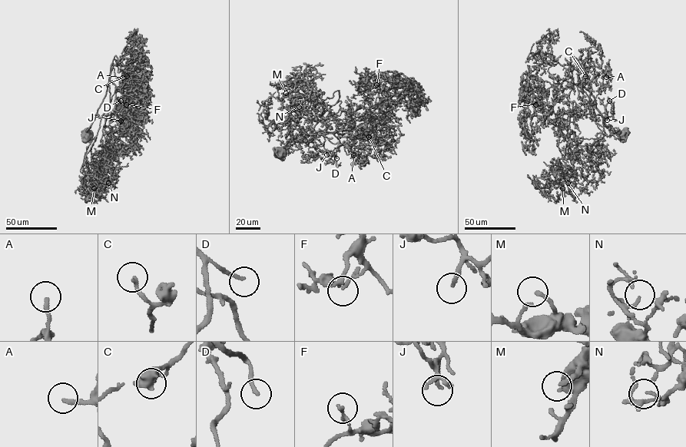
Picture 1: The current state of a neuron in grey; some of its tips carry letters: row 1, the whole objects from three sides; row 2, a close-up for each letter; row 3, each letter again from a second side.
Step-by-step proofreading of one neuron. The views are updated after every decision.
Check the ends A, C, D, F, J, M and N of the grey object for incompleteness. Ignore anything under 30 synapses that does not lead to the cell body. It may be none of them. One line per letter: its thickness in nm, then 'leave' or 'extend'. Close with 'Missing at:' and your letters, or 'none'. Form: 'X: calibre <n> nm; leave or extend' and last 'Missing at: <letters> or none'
A: calibre 180 nm; leave
C: calibre 170 nm; leave
D: calibre 170 nm; extend
F: calibre 110 nm; leave
J: calibre 180 nm; extend
M: calibre 170 nm; leave
N: calibre 110 nm; leave
Missing at: D, J

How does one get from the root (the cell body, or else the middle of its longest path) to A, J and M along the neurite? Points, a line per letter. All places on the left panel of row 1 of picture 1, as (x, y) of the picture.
A: (89, 135), (87, 131), (107, 85), (109, 104), (114, 91), (122, 89), (127, 81), (127, 76), (122, 77)
J: (89, 135), (88, 129), (108, 84), (110, 98), (107, 115), (118, 108), (124, 113), (119, 117), (120, 120)
M: (89, 135), (88, 129), (98, 114), (101, 117), (99, 127), (80, 170), (99, 183), (100, 187), (94, 188)

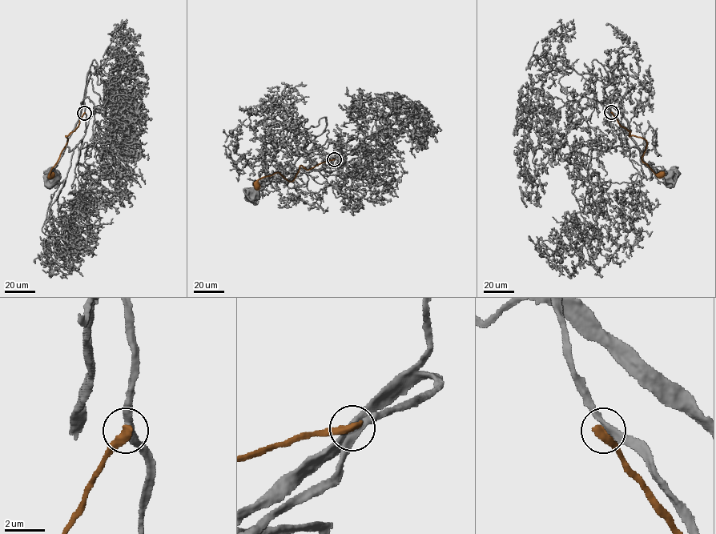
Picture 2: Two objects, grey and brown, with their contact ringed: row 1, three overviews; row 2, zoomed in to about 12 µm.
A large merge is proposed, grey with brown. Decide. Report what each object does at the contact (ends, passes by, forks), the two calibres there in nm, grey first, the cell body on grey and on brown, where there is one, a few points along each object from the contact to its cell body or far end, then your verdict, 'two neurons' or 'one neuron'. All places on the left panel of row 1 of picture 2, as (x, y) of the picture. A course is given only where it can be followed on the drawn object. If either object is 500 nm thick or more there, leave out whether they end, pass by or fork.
grey passes by; brown ends there; 280 nm thick on the grey side, 460 nm on the other; cell body of grey at (54, 178); cell body of brown at (51, 175); grey runs (84, 112), (82, 102), (78, 121), (54, 170), (55, 177); brown runs (84, 113), (74, 130), (66, 136), (66, 144), (51, 174); two neurons

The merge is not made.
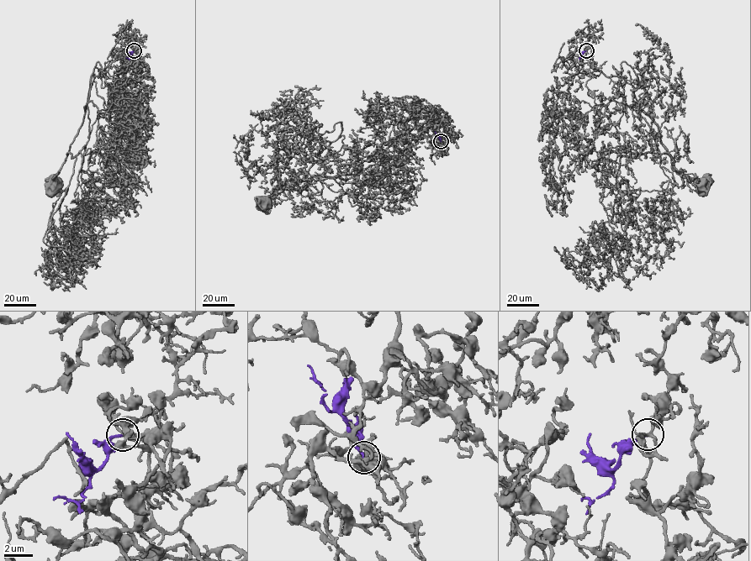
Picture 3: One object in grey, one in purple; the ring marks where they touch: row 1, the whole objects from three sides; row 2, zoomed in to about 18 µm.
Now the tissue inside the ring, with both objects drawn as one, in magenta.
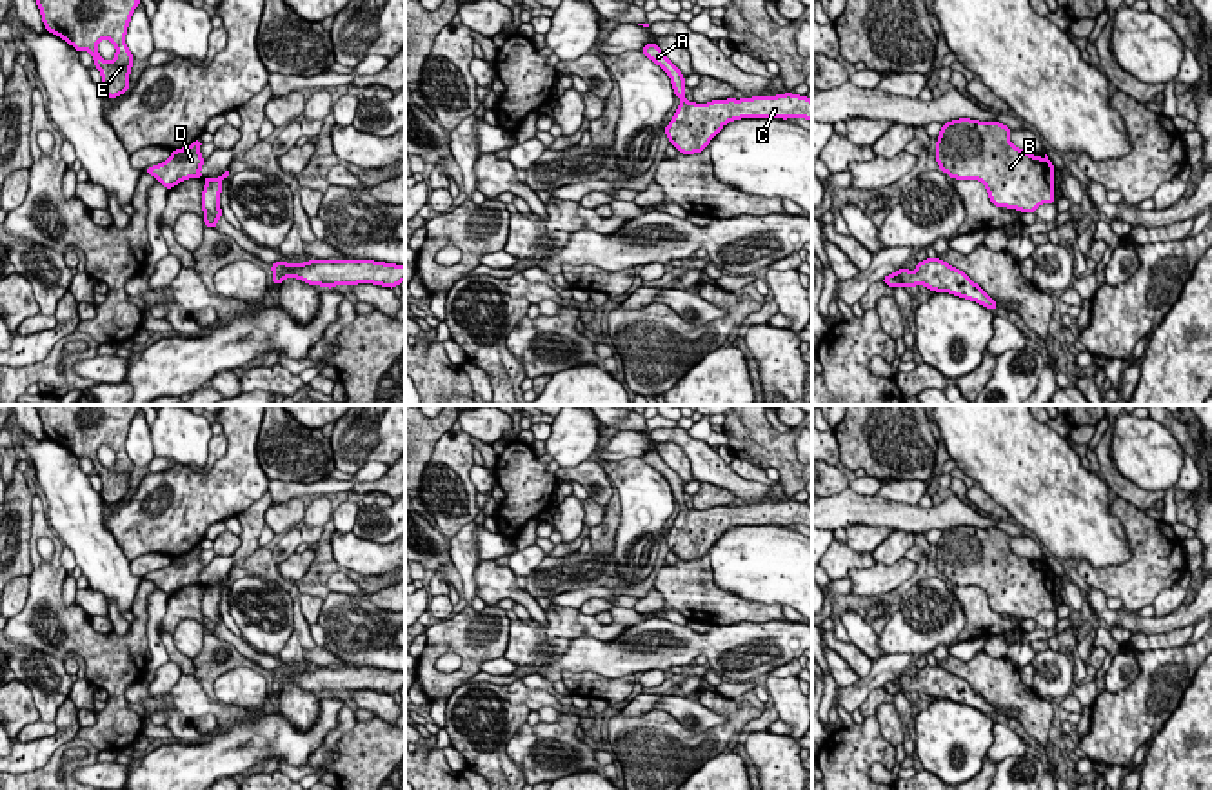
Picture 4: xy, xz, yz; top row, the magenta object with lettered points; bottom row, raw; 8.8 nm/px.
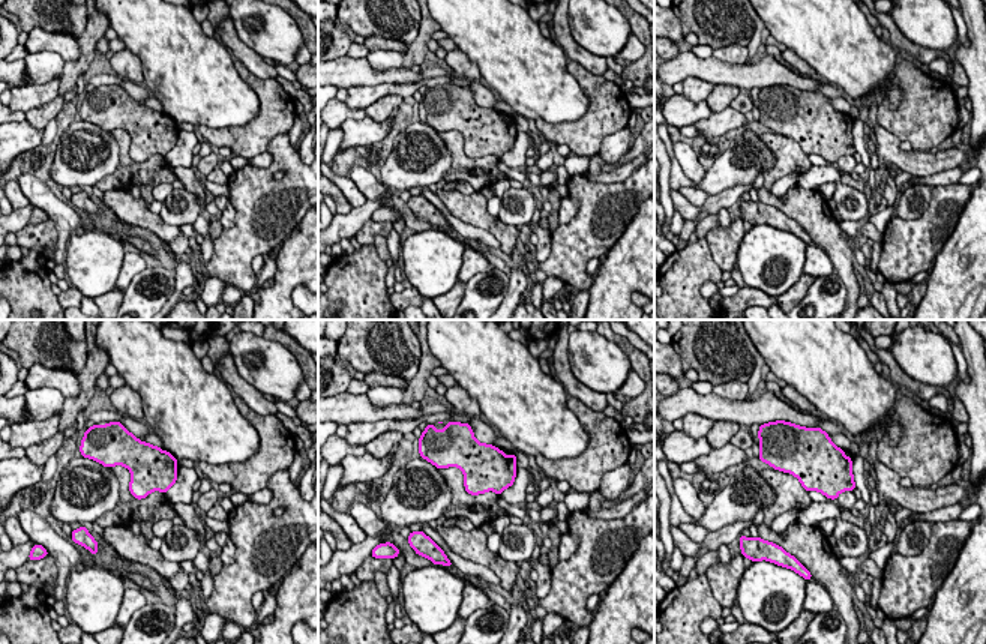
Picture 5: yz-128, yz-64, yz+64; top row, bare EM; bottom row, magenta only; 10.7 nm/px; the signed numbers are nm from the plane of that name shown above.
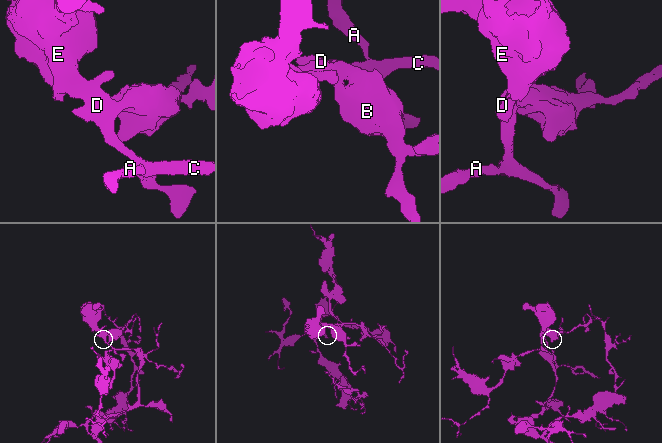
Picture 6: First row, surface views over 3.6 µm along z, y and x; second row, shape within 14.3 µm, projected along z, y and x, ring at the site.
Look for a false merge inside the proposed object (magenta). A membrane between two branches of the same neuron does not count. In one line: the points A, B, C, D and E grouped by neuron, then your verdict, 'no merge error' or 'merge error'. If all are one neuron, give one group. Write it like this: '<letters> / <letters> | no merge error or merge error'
A B C D E | no merge error

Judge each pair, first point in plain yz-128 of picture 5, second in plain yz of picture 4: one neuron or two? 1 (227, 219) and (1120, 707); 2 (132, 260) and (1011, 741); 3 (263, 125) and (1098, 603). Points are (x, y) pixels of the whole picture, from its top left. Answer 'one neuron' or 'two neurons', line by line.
1: two neurons
2: one neuron
3: two neurons

